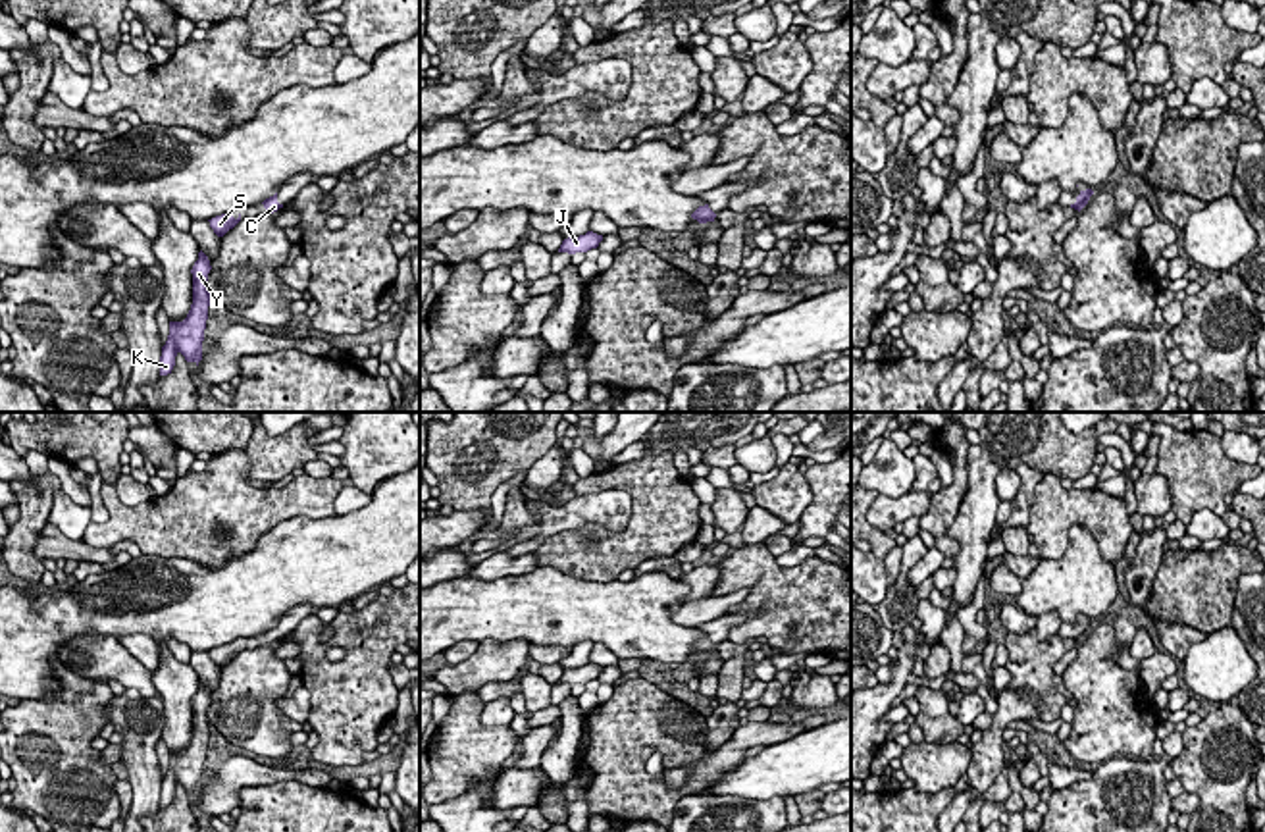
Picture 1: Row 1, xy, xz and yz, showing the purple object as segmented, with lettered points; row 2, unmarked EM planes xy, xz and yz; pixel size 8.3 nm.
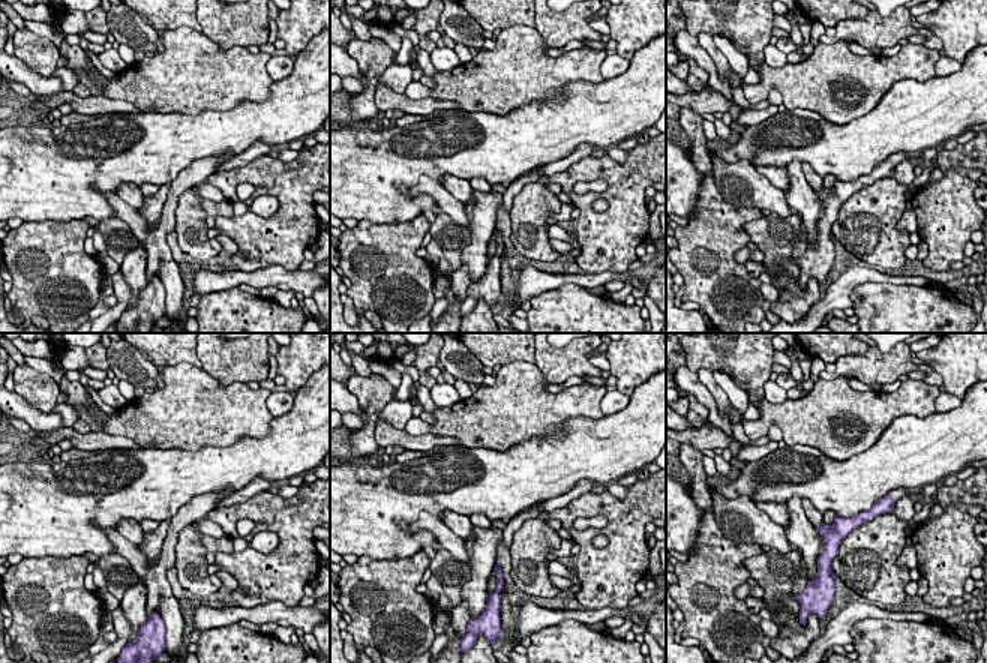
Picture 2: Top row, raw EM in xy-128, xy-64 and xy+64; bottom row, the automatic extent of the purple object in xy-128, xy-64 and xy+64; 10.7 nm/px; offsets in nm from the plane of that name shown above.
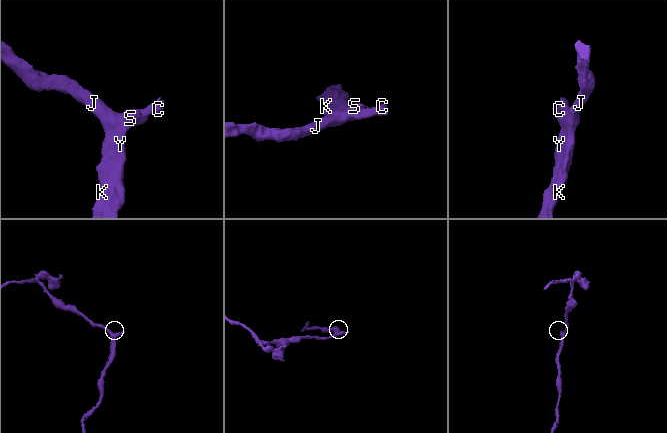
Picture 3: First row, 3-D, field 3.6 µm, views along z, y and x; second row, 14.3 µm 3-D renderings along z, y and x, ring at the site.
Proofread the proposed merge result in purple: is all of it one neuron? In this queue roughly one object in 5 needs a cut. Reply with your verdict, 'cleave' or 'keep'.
keep

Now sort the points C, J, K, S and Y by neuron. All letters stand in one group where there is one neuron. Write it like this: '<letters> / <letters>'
C J K S Y

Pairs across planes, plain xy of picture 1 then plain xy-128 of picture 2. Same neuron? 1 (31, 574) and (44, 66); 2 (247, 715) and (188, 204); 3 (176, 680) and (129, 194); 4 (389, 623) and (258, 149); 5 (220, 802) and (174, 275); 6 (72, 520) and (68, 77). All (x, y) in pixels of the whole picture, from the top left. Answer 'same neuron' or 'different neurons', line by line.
1: same neuron
2: same neuron
3: different neurons
4: different neurons
5: different neurons
6: same neuron

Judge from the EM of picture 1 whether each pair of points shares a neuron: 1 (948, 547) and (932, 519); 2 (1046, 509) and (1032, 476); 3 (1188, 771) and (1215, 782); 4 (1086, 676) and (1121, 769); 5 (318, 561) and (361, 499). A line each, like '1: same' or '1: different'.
1: same
2: different
3: same
4: different
5: different

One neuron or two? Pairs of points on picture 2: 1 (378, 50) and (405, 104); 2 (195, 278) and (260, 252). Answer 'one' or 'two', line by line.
1: two
2: two

